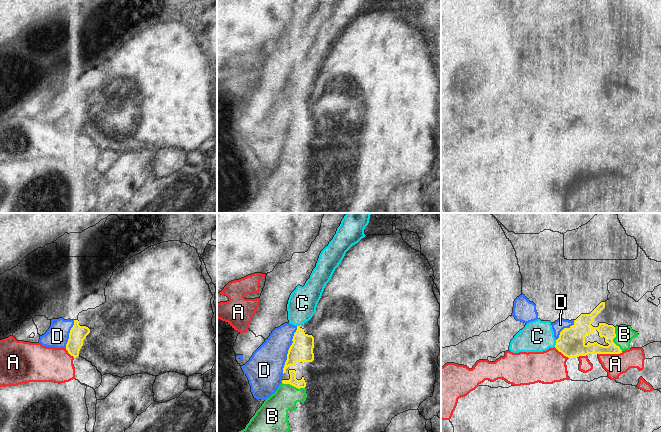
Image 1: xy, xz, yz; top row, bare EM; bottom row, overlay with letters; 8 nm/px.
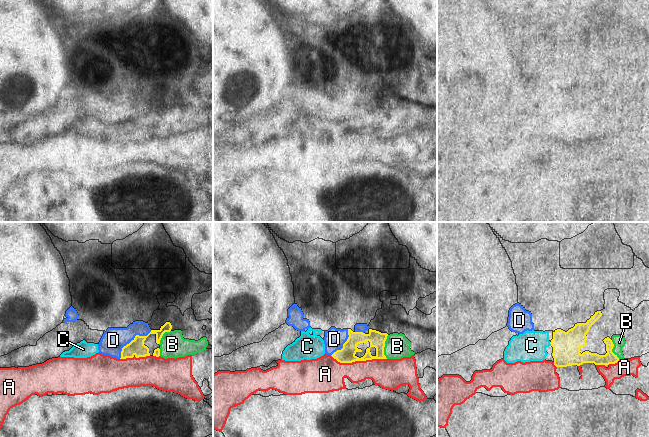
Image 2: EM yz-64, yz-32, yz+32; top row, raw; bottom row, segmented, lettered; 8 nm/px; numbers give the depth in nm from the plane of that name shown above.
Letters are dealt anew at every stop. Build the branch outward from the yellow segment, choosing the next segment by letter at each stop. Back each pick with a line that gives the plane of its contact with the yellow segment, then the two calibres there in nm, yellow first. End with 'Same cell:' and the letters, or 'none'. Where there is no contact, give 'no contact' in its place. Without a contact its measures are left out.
B: yz | 120/140 nm
C: yz | 220/260 nm
Same cell: B, C

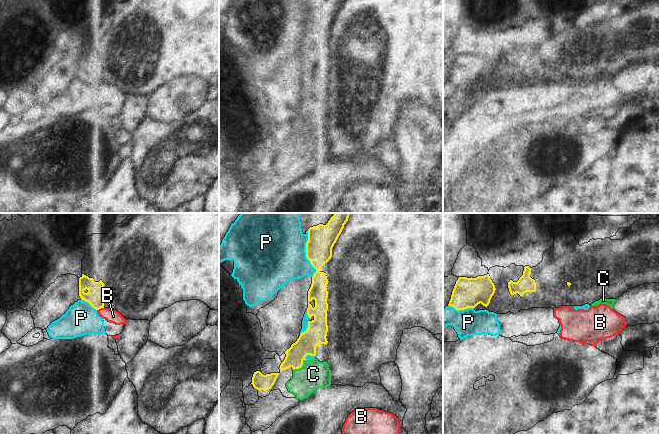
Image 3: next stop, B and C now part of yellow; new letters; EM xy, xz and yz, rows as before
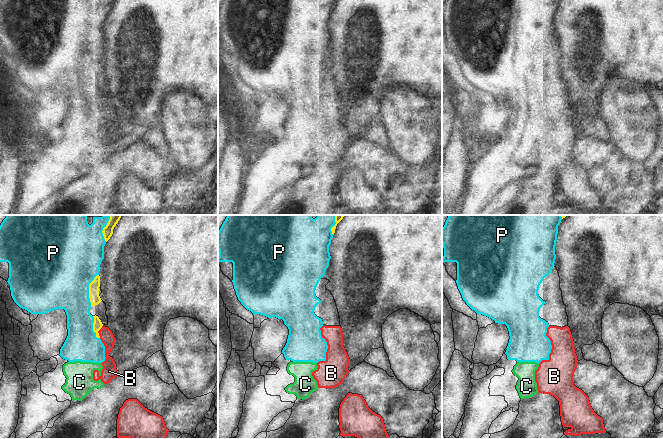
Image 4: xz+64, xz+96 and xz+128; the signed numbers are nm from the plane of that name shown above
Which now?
Same cell: none

